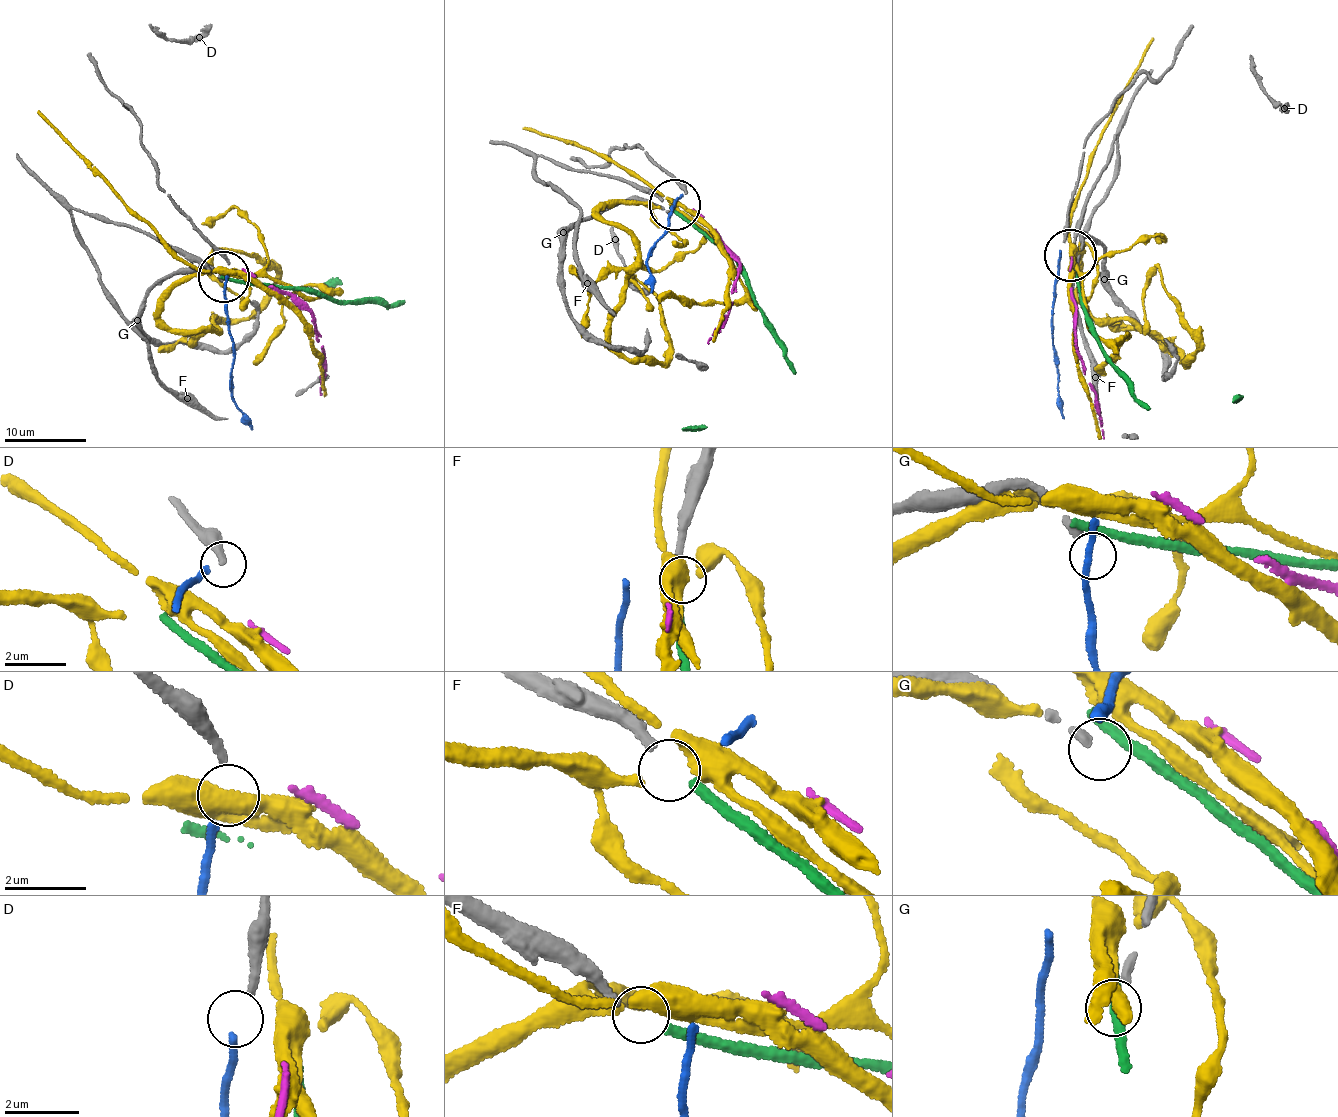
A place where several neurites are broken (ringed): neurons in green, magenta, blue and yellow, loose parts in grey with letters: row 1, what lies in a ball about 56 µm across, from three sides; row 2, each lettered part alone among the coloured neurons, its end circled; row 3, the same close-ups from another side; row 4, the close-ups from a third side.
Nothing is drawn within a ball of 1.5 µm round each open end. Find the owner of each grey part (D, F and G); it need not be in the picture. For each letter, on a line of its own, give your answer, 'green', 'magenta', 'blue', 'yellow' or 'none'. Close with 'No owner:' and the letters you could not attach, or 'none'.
D: blue
F: green
G: none
No owner: G

